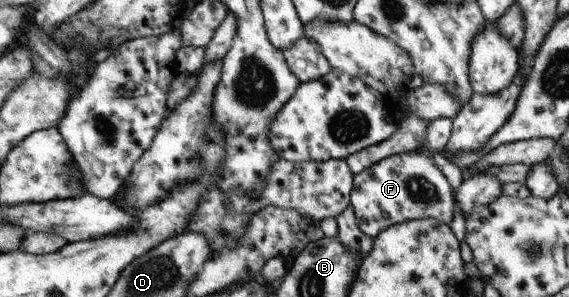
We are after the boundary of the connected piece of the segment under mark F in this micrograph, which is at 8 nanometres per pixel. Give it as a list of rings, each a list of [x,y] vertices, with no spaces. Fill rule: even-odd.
[[[450,119],[430,121],[426,127],[425,145],[420,151],[379,160],[353,175],[349,203],[353,206],[357,225],[364,234],[373,238],[389,226],[420,219],[449,224],[455,206],[453,188],[441,170],[434,166],[431,156],[443,152],[450,131]]]

